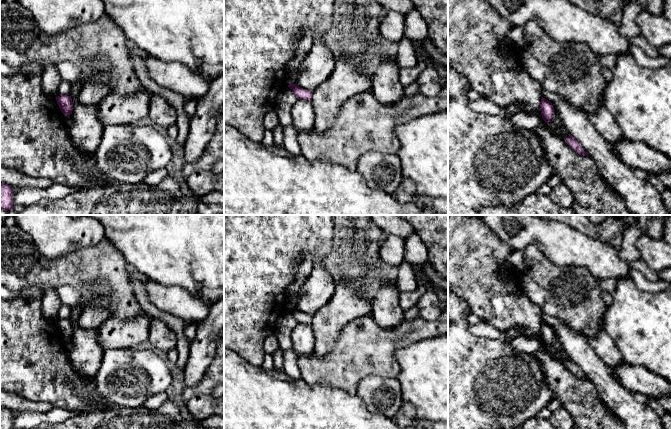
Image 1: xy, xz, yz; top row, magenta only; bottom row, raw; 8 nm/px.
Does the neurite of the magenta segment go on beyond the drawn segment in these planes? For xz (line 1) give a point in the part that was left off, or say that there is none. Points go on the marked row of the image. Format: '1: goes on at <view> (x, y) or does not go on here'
1: does not go on here

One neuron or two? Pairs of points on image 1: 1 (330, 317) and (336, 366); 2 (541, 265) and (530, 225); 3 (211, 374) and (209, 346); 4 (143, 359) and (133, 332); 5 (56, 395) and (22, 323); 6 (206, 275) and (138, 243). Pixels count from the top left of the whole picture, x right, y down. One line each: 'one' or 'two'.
1: two
2: two
3: two
4: two
5: one
6: one

